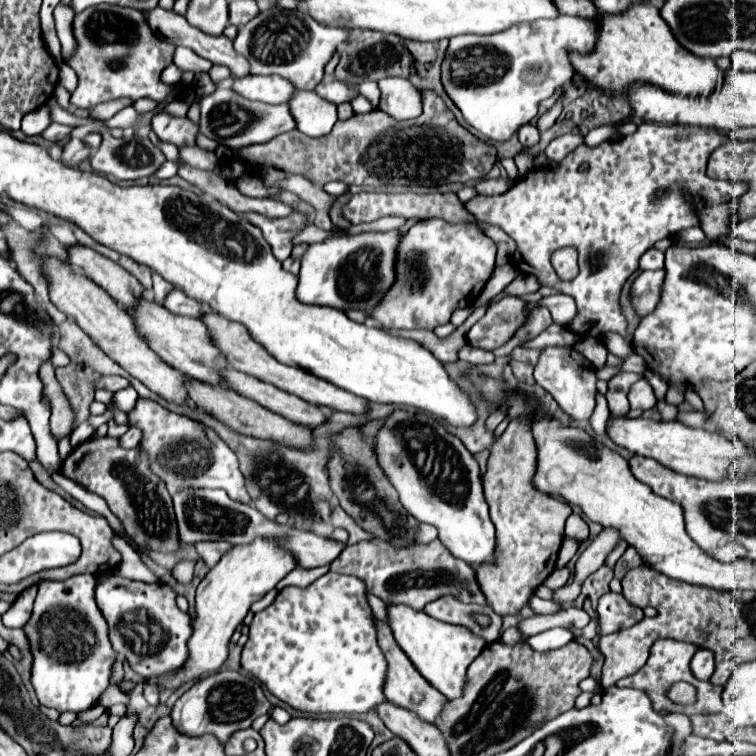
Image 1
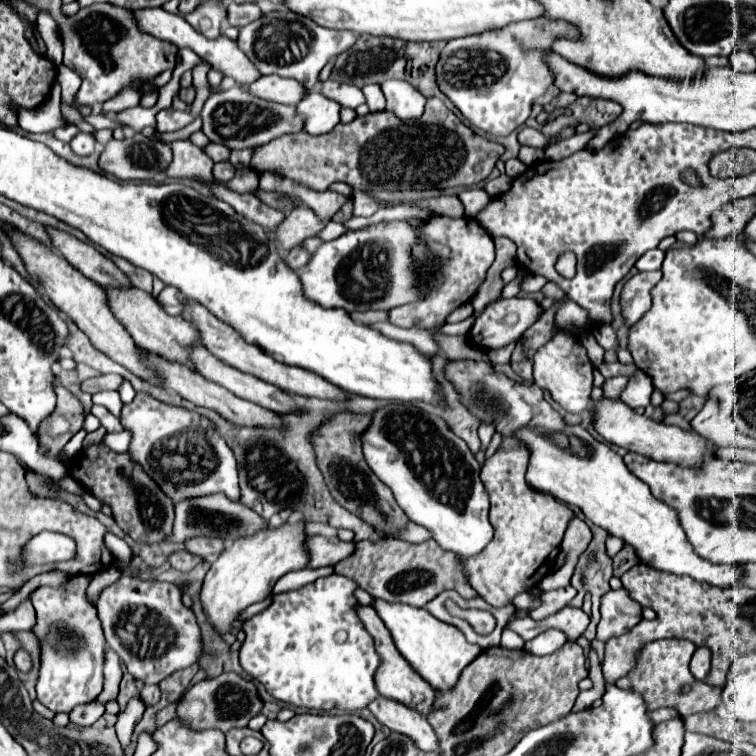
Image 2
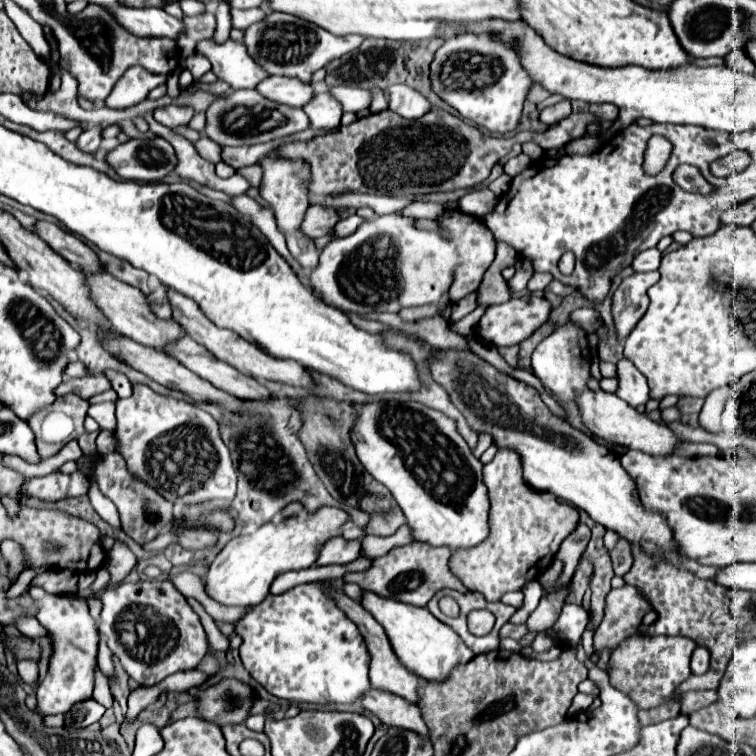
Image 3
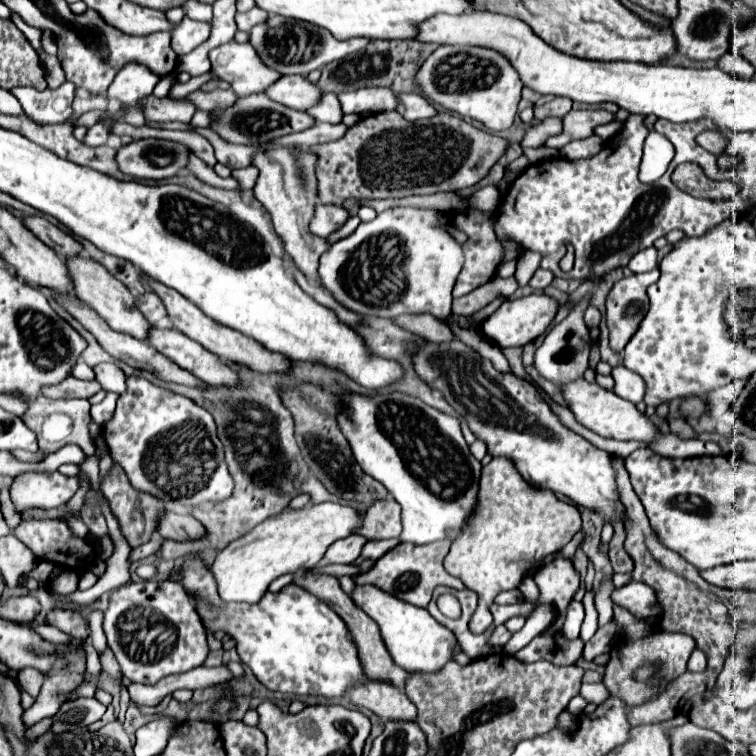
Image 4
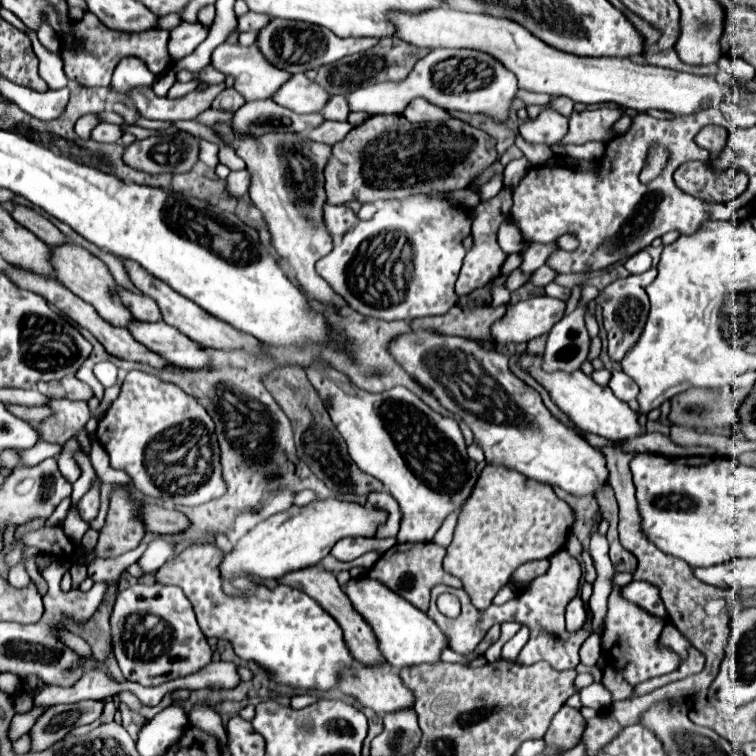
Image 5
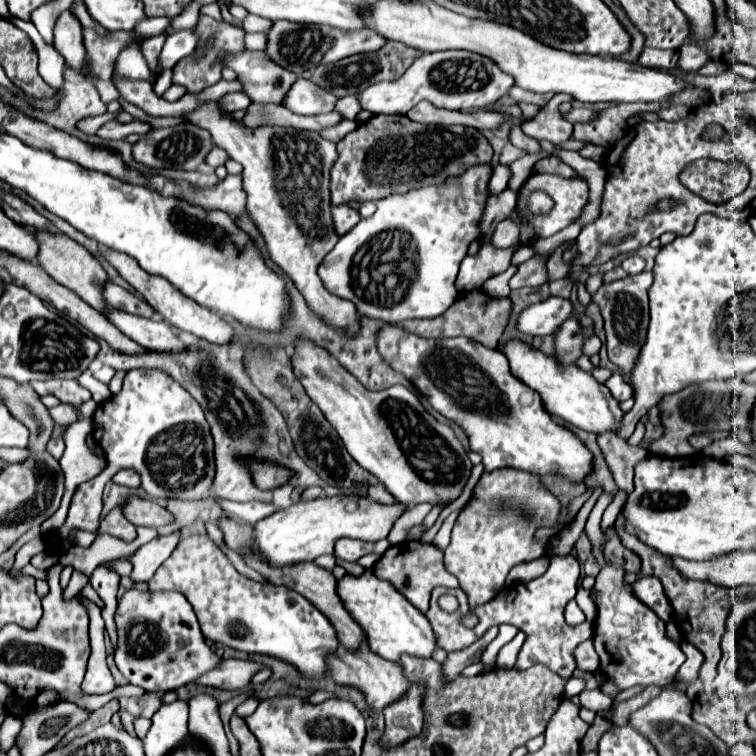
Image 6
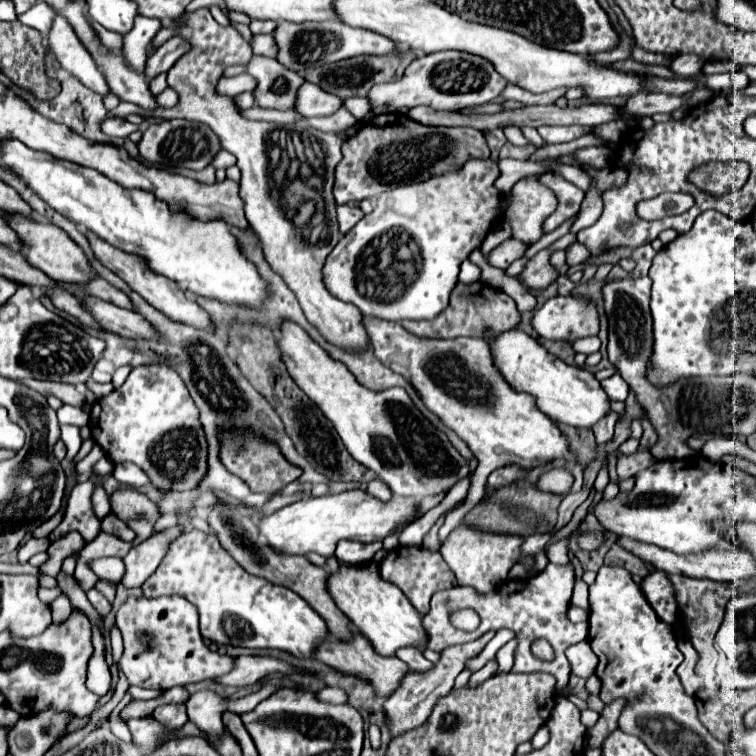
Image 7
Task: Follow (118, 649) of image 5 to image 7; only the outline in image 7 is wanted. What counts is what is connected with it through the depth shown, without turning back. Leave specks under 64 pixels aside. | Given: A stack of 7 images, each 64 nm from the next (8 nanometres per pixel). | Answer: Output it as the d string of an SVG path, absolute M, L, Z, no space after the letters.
M162 596L162 598L128 598L126 604L116 614L116 626L124 636L124 654L120 658L120 670L126 674L128 682L142 688L168 690L178 684L190 684L200 680L214 680L218 676L228 674L234 668L234 656L222 658L218 652L212 652L198 630L198 612L196 608L184 600L182 596Z

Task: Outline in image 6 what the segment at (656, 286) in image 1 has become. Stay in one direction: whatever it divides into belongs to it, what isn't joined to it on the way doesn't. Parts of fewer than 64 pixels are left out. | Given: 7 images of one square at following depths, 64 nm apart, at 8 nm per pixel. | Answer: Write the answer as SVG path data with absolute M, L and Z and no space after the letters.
M640 272L636 276L626 276L622 280L602 284L594 294L594 300L598 302L604 316L608 358L624 372L626 378L628 378L628 372L632 372L632 364L636 364L636 356L640 354L640 348L644 346L644 336L648 332L648 320L650 320L648 288L650 286L652 286L652 272Z

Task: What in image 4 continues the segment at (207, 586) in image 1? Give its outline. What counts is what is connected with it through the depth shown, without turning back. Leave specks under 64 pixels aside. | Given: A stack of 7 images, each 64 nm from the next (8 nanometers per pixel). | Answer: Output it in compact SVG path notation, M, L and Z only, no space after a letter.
M336 502L308 504L300 510L286 508L282 514L260 522L248 534L230 542L216 556L212 572L218 582L218 594L226 602L254 604L264 596L272 580L284 574L300 574L316 568L332 542L354 534L360 526L360 512Z

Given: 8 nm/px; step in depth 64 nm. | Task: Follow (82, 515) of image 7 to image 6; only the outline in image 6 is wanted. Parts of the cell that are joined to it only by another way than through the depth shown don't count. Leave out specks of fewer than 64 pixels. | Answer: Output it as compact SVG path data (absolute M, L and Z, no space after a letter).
M156 368L146 370L130 370L124 378L124 386L116 396L110 396L106 402L102 402L94 416L94 440L104 450L106 456L106 470L98 474L96 478L80 484L72 496L70 510L66 522L57 530L60 538L67 538L74 528L84 532L98 532L100 524L100 498L104 484L112 480L112 476L122 468L136 468L142 476L142 488L154 496L154 498L204 498L210 492L212 478L214 478L214 440L210 434L210 426L204 418L204 412L200 404L172 378L166 376L166 372L160 372Z

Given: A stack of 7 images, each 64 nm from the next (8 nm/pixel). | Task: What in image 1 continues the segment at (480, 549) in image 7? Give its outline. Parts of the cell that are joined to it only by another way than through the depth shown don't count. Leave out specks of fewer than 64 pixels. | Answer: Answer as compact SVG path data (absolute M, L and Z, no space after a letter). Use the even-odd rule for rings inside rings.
M514 420L492 444L488 468L482 476L490 520L496 526L496 560L476 568L476 578L488 596L488 606L500 616L516 614L534 590L556 568L556 556L564 538L564 522L572 514L564 500L540 492L532 484L536 470L536 446L528 422ZM552 558L552 568L550 568Z

